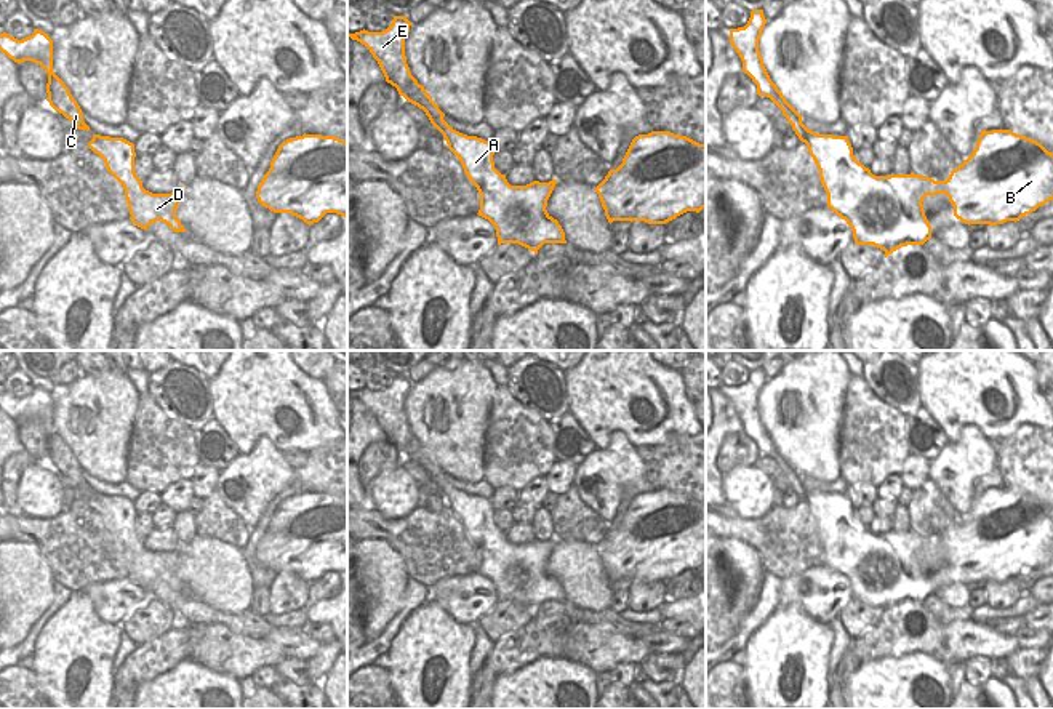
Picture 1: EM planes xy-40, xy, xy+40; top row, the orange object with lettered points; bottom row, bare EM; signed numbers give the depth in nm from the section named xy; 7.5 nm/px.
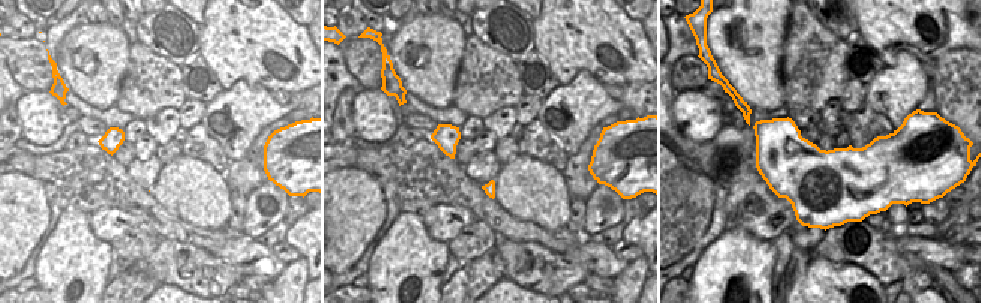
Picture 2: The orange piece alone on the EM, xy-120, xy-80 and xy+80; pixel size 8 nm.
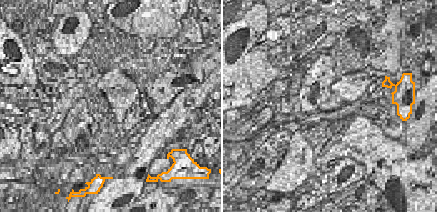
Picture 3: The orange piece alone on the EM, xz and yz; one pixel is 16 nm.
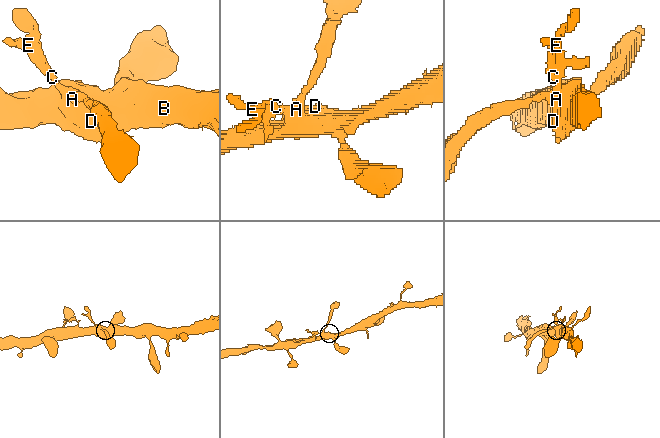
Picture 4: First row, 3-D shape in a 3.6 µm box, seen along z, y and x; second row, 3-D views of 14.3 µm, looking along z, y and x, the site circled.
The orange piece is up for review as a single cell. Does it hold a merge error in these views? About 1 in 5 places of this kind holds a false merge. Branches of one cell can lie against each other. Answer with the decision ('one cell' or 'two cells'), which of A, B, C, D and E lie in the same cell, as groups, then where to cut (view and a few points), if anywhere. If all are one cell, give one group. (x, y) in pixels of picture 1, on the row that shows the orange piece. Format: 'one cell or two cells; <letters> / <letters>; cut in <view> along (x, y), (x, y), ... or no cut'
one cell; A B C D E; no cut

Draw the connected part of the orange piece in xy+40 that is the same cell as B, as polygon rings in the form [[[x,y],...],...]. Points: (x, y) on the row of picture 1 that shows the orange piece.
[[[752,10],[744,27],[730,29],[730,43],[743,61],[743,72],[757,85],[757,94],[770,98],[783,110],[799,139],[807,144],[827,194],[827,208],[847,221],[856,245],[874,245],[885,251],[885,258],[901,246],[923,245],[931,238],[931,226],[922,205],[927,195],[946,194],[954,206],[954,216],[968,226],[1016,222],[1053,200],[1053,154],[1040,142],[1010,130],[983,130],[973,154],[952,170],[946,181],[914,173],[872,174],[855,158],[848,136],[818,134],[808,130],[802,123],[802,115],[771,82],[759,51],[765,24],[763,10]]]

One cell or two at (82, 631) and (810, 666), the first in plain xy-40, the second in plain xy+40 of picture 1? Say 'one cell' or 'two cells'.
one cell

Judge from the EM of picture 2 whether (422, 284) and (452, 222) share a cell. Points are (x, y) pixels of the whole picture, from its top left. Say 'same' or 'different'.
different

